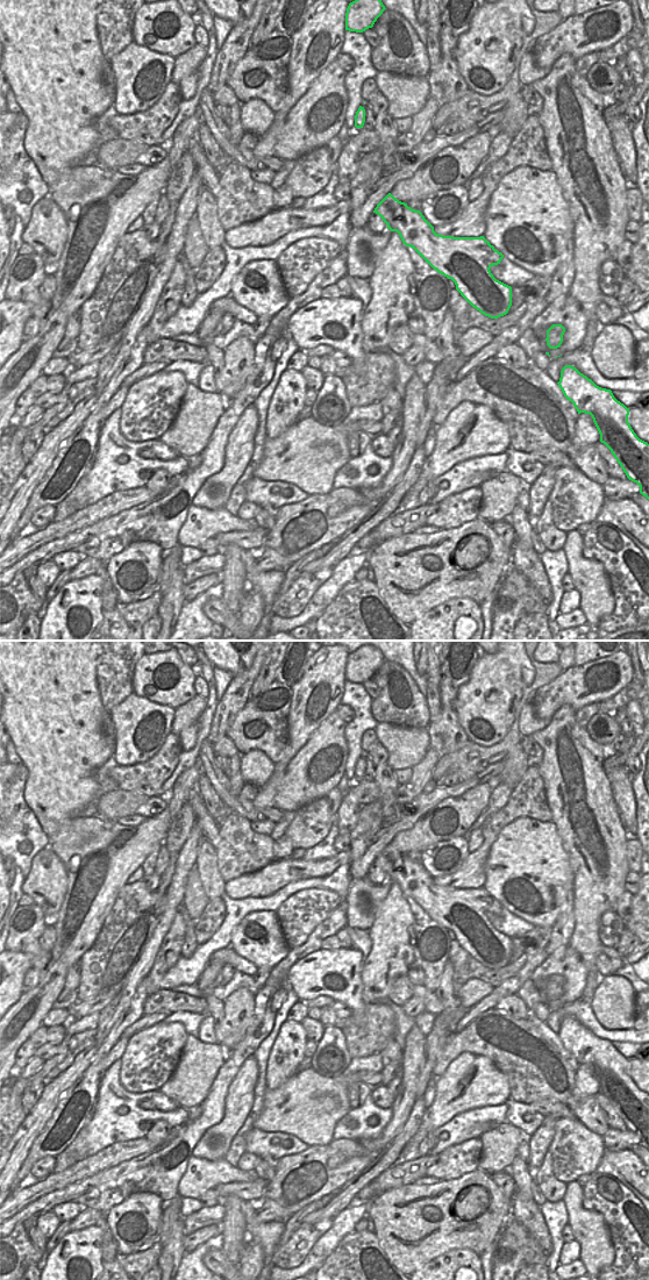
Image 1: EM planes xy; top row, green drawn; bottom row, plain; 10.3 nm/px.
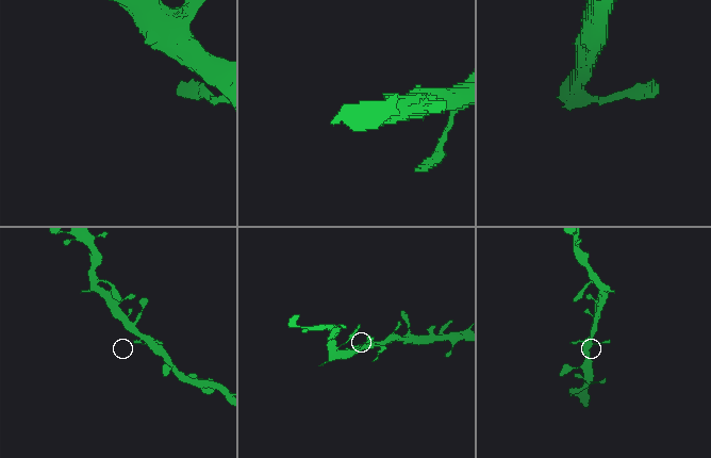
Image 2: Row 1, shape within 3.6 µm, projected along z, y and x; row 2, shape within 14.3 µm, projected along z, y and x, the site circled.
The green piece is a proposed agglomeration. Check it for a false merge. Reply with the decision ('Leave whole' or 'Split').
Leave whole

